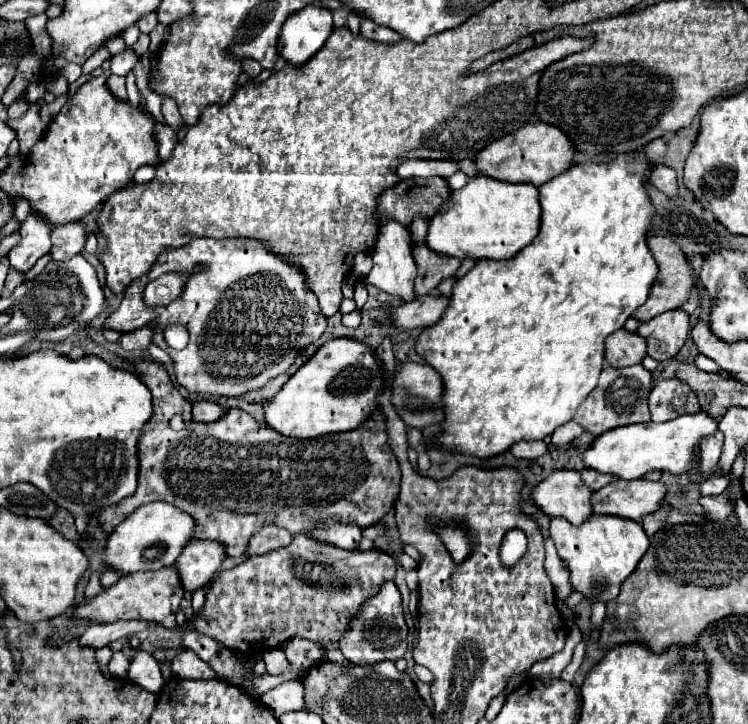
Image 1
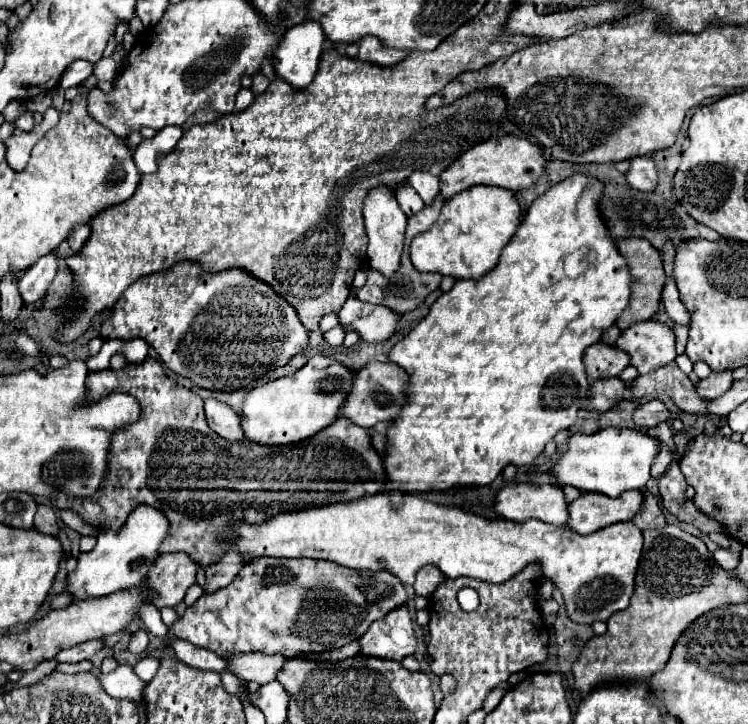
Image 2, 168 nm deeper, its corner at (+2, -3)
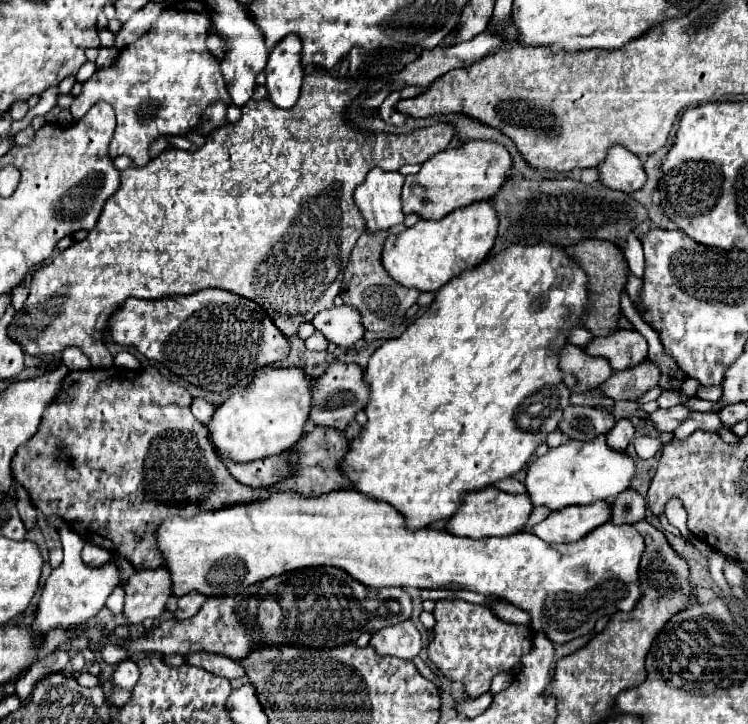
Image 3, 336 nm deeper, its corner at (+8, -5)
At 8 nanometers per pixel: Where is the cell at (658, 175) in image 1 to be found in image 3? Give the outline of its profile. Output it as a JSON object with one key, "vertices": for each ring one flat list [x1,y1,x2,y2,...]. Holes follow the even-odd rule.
{"vertices":[[612,145,606,153,606,159,596,165,596,169,600,171,598,181,614,191,634,193,646,183,642,161,622,145]]}

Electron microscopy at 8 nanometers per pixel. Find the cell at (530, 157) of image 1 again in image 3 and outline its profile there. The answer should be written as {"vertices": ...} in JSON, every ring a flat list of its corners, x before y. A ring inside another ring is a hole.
{"vertices":[[466,141,436,153,422,163,416,175,408,175,402,189,404,215,416,213,422,219,442,219,444,215,476,201,488,201,504,183,510,169,508,151,492,141]]}

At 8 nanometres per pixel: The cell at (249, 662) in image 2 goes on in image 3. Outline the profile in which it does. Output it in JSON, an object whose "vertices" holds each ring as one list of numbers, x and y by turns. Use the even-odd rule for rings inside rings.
{"vertices":[[190,653,184,657,184,663,186,665,194,665,194,667,200,667,208,673,214,673,218,677,224,677,224,679,238,679,238,677,244,677,246,671,244,667,234,661,234,659,228,659,228,657,222,657,222,655,208,655,208,653]]}

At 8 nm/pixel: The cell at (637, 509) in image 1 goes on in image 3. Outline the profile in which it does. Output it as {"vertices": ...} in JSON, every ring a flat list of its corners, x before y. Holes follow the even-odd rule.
{"vertices":[[594,501,590,505,568,507,550,513,544,521,532,527,532,531,546,543,574,543,590,529,610,521,610,505,606,501]]}

